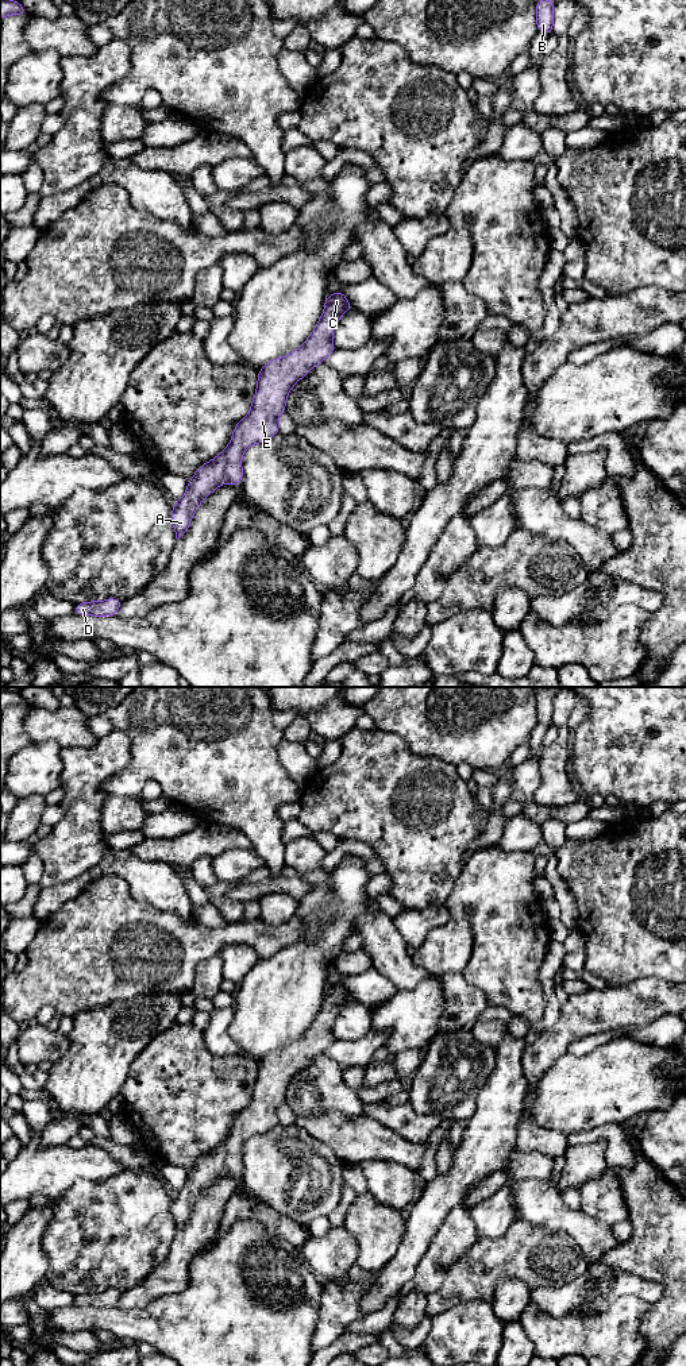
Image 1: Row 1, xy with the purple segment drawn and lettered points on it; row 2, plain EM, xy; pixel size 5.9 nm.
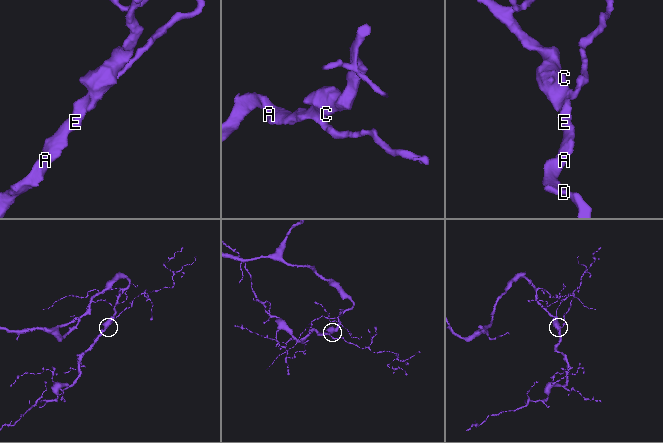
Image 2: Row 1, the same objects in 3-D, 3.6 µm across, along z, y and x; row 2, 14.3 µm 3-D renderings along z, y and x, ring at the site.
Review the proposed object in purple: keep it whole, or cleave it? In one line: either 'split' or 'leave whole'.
leave whole

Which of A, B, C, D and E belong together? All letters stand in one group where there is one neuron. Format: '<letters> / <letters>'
A B C D E

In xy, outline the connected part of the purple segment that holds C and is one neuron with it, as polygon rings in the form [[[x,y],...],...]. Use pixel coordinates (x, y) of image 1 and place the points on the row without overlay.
[[[342,981],[325,989],[323,1006],[302,1037],[284,1049],[271,1050],[258,1062],[257,1083],[246,1108],[234,1119],[227,1139],[204,1154],[188,1172],[184,1188],[173,1195],[170,1212],[178,1231],[203,1191],[223,1174],[242,1176],[243,1143],[280,1123],[278,1107],[286,1100],[292,1078],[336,1039],[332,1022],[339,1010],[354,999]]]

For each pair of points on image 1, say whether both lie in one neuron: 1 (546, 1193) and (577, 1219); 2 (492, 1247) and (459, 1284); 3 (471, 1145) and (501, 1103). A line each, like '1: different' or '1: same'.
1: same
2: same
3: same

